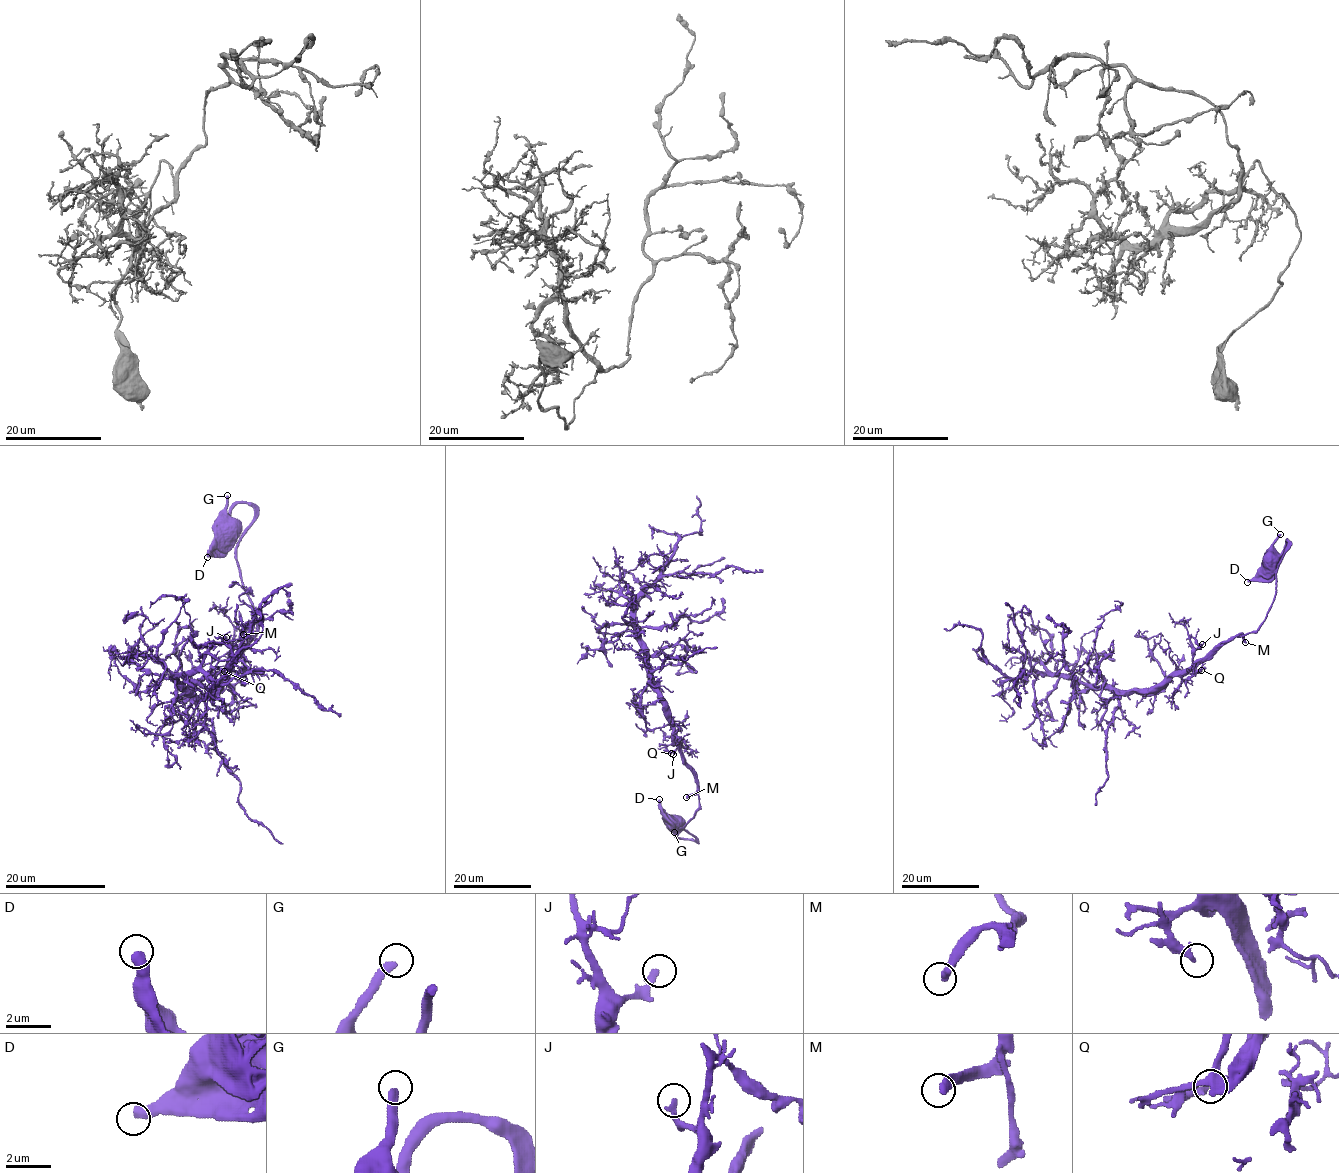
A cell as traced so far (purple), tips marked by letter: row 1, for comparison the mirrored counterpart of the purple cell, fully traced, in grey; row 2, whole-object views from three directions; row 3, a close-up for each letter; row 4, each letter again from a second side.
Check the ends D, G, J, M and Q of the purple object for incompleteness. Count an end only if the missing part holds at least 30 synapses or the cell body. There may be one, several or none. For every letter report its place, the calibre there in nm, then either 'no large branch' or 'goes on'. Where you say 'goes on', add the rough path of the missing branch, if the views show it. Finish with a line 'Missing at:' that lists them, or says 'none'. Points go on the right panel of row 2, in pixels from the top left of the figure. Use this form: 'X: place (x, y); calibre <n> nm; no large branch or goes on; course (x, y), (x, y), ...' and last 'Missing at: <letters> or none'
D: place (1247, 582); calibre 480 nm; no large branch
G: place (1280, 534); calibre 340 nm; no large branch
J: place (1202, 644); calibre 240 nm; no large branch
M: place (1245, 642); calibre 400 nm; goes on; course (1245, 642), (1242, 665), (1179, 708), (1179, 741), (1096, 726), (1077, 741), (1005, 744)
Q: place (1201, 670); calibre 300 nm; no large branch
Missing at: M

